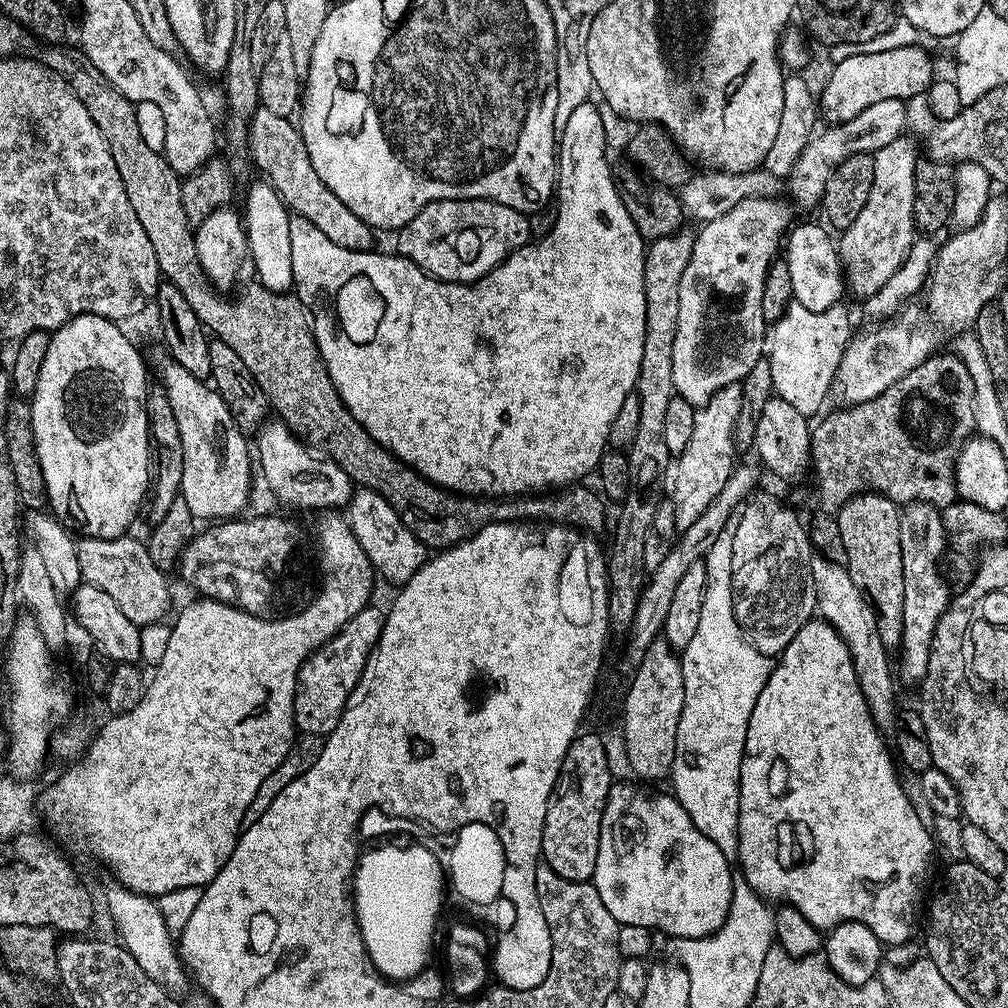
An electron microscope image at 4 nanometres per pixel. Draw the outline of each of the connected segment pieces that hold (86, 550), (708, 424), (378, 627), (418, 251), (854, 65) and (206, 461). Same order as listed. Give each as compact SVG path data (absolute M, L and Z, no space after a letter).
M132 534L115 536L109 540L84 536L76 540L76 549L78 550L78 566L83 583L93 584L106 590L106 594L110 594L110 598L114 598L118 610L122 610L122 614L126 614L126 618L130 618L130 622L143 626L159 624L165 619L164 615L168 612L168 603L172 600L172 592L168 589L167 578L164 577L167 575L158 566L154 566L148 553L148 545L143 539L135 540Z
M735 383L718 390L710 402L697 407L690 443L680 456L675 457L670 472L670 499L674 506L677 529L683 530L698 522L698 516L706 510L706 506L710 506L710 502L722 494L722 486L726 486L726 478L730 478L734 467L732 455L738 452L734 433L741 406L742 390L739 383Z
M369 606L362 609L354 614L354 618L350 618L350 622L346 622L346 626L342 626L340 633L306 658L306 662L298 670L292 715L301 733L327 737L338 726L338 722L344 717L344 709L349 707L350 694L362 678L368 656L375 650L382 634L385 615L383 607L380 609Z
M439 200L430 202L405 228L399 229L399 255L414 262L437 280L481 280L492 268L503 265L512 252L530 240L527 215L493 200Z
M915 44L910 47L895 47L894 50L879 51L878 53L860 53L850 55L844 60L835 63L832 72L823 83L818 102L821 108L821 117L828 120L829 125L840 124L842 121L849 121L866 110L867 106L872 106L877 102L902 100L911 101L918 95L920 97L927 91L934 79L932 73L932 62L926 51L922 50L921 45Z
M163 347L156 348L152 352L152 360L150 356L150 364L153 369L156 368L160 371L162 379L162 386L166 390L166 398L170 402L171 409L174 410L174 422L178 422L178 434L182 434L182 482L180 483L180 496L186 502L186 506L190 506L190 514L197 521L206 520L204 522L221 522L227 521L229 518L236 518L241 515L244 511L243 508L248 504L248 491L252 488L252 468L254 472L254 460L248 457L248 448L250 452L250 440L245 433L240 431L239 426L236 424L236 419L230 414L230 410L226 406L226 402L222 402L222 398L216 392L215 387L211 383L199 380L185 368L180 366L178 362L172 358Z

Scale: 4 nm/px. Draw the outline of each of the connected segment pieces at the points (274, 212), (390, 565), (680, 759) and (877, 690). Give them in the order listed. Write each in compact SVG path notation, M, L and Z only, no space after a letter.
M259 179L249 186L242 207L250 262L254 264L261 287L271 292L288 292L294 286L289 226L291 213L276 188L269 181Z
M357 487L346 505L346 519L354 538L358 538L358 546L366 550L366 558L370 558L372 567L381 577L384 576L395 586L402 586L414 575L425 562L426 549L409 528L398 518L394 506L369 488Z
M730 519L722 526L722 534L708 547L702 559L706 566L706 594L702 598L702 618L698 618L698 630L690 646L682 649L680 665L684 683L682 718L678 722L676 753L670 783L676 801L690 814L694 826L729 862L737 859L740 850L740 763L744 757L746 730L750 726L750 714L754 714L754 702L762 694L762 686L770 678L774 667L771 656L764 656L744 637L732 609L732 571L734 570L734 534L736 520Z
M823 558L813 559L812 581L814 582L814 590L816 591L816 612L819 619L823 620L825 624L829 624L842 638L842 642L846 642L846 646L850 650L852 665L860 679L860 689L866 698L866 706L870 710L877 728L881 730L891 729L895 725L896 713L898 711L898 705L896 705L896 688L892 685L892 676L894 680L894 664L893 661L892 664L888 661L888 656L890 656L889 649L884 648L882 646L882 638L878 638L876 609L864 597L864 593L858 590L858 586L854 586L854 578L850 578L847 567L843 564L835 564Z

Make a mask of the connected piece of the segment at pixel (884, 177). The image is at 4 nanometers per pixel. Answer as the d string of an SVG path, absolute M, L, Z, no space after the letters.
M905 138L894 139L874 153L874 186L870 186L870 198L866 198L866 206L862 206L862 214L858 214L858 218L854 218L854 222L849 228L843 229L838 236L838 251L840 254L840 263L844 269L844 278L850 292L852 290L853 294L856 296L868 296L868 298L875 297L876 293L882 290L882 286L885 286L891 276L902 266L903 260L907 256L908 248L911 247L914 241L916 223L912 215L914 214L914 174L916 173L918 155L916 156L915 144L910 140L904 139Z

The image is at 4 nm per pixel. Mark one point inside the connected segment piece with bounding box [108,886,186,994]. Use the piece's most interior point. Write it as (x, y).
(143, 932)

